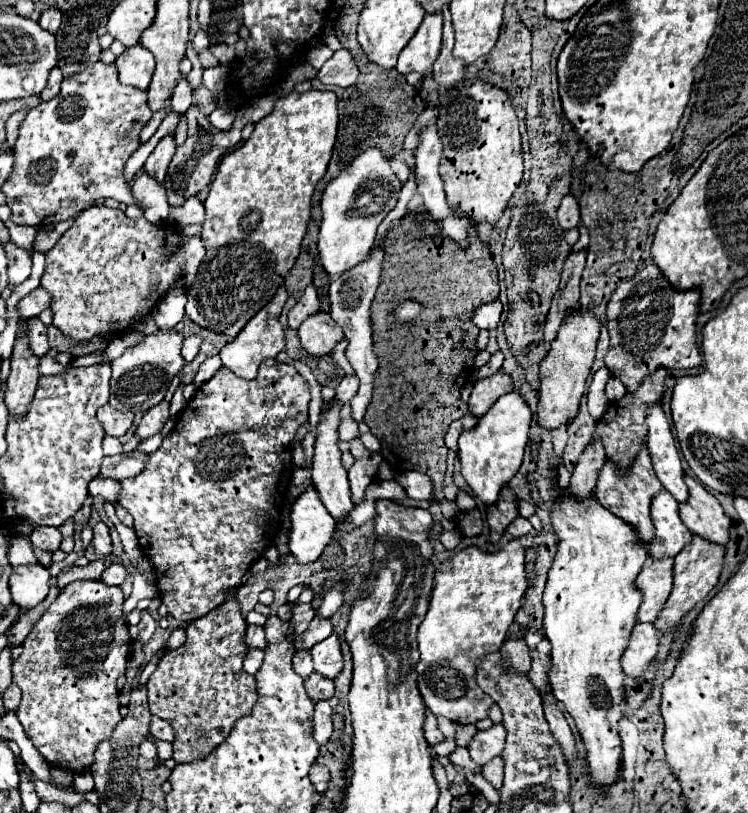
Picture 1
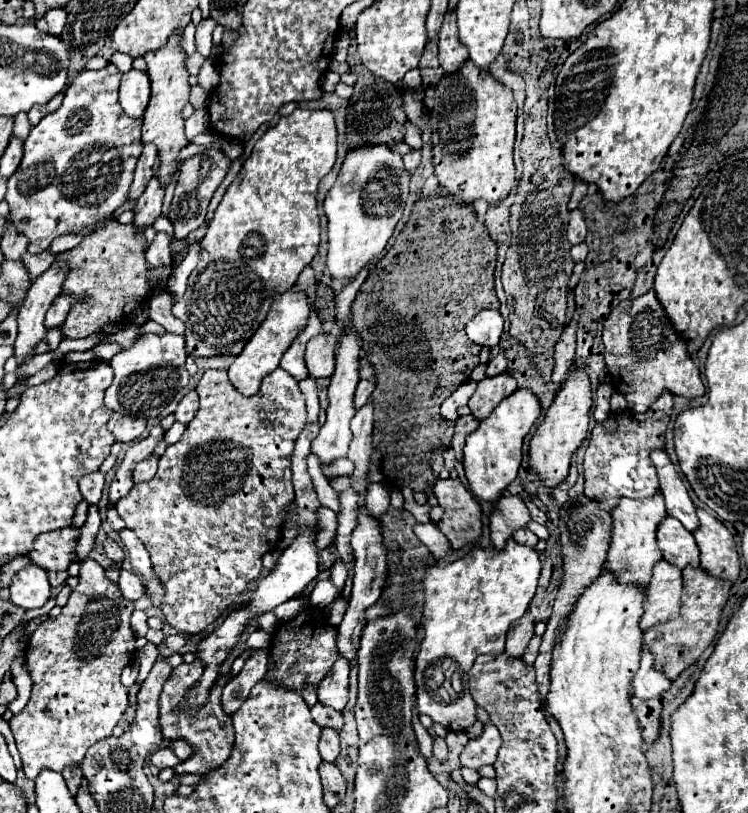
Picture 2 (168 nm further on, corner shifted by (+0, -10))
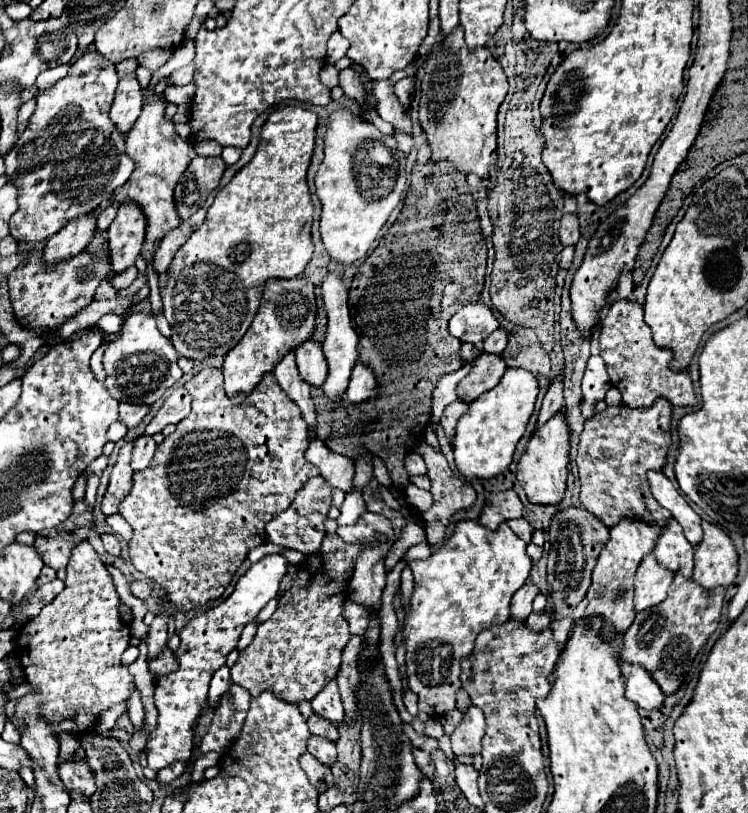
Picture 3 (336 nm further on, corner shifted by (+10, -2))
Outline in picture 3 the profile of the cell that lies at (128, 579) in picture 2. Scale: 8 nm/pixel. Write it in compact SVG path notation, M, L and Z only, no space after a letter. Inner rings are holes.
M133 580L129 582L129 588L131 588L131 594L137 596L137 598L147 598L151 594L151 586L147 582L139 582L139 580Z

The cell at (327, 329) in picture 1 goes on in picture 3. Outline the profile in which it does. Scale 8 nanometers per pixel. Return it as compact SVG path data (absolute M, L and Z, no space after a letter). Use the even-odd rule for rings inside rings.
M307 340L295 350L297 356L297 368L305 382L311 386L321 386L327 378L327 360L323 356L321 344L315 340Z

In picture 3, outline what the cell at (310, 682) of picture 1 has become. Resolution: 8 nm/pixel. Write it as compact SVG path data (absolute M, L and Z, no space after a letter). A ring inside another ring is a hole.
M313 714L307 720L307 724L309 724L311 734L315 734L315 736L323 736L323 738L329 738L329 740L335 740L337 738L337 726L333 722L329 722L329 720L323 720L317 714Z

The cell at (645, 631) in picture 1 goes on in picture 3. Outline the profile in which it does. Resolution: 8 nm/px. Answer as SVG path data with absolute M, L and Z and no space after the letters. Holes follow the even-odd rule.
M639 664L633 666L631 674L625 680L625 696L645 710L659 708L665 698L653 676L647 670L643 670Z

